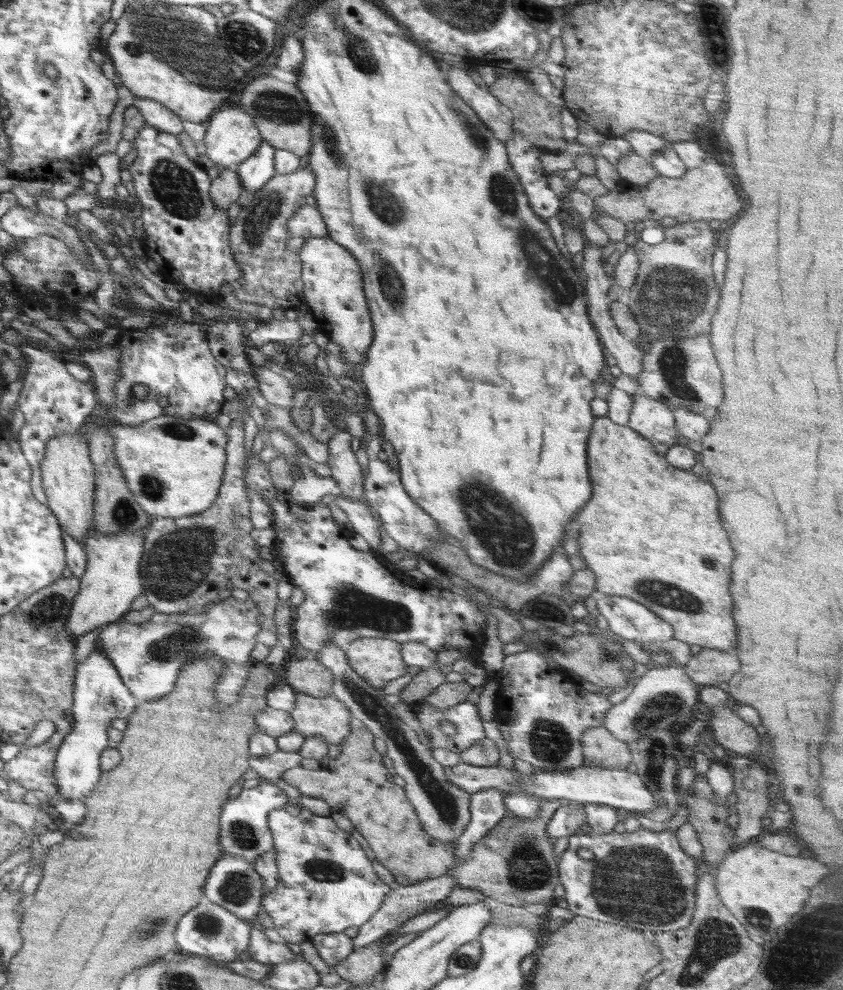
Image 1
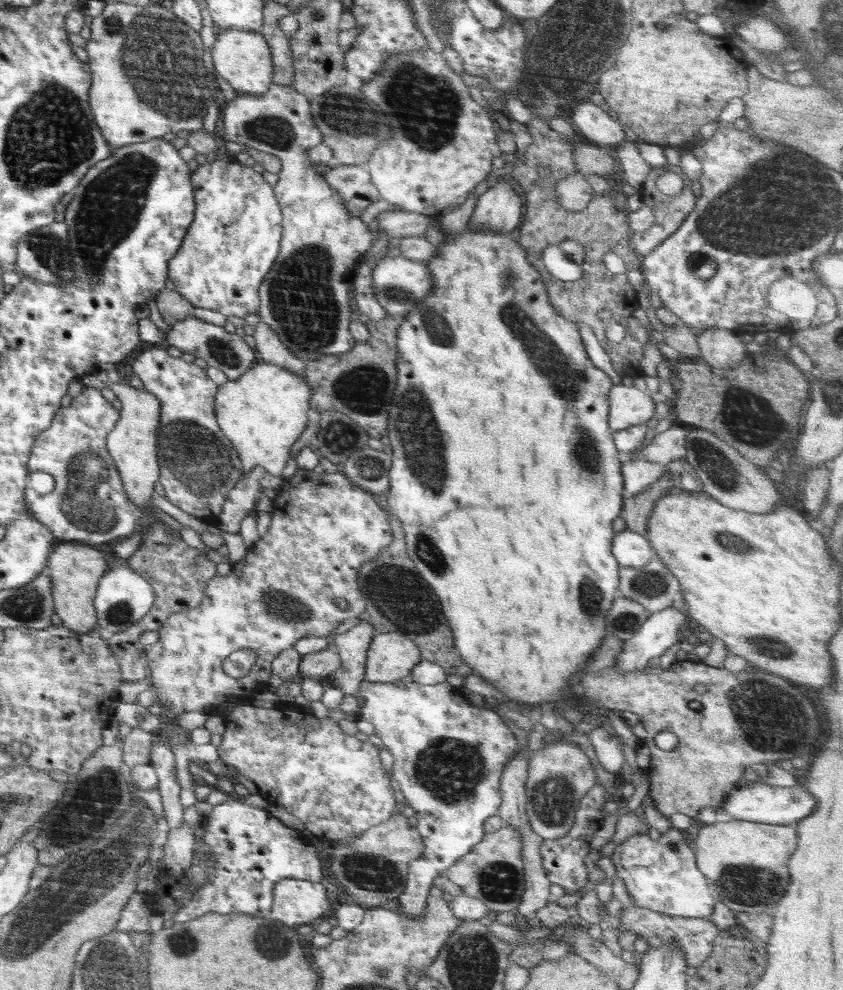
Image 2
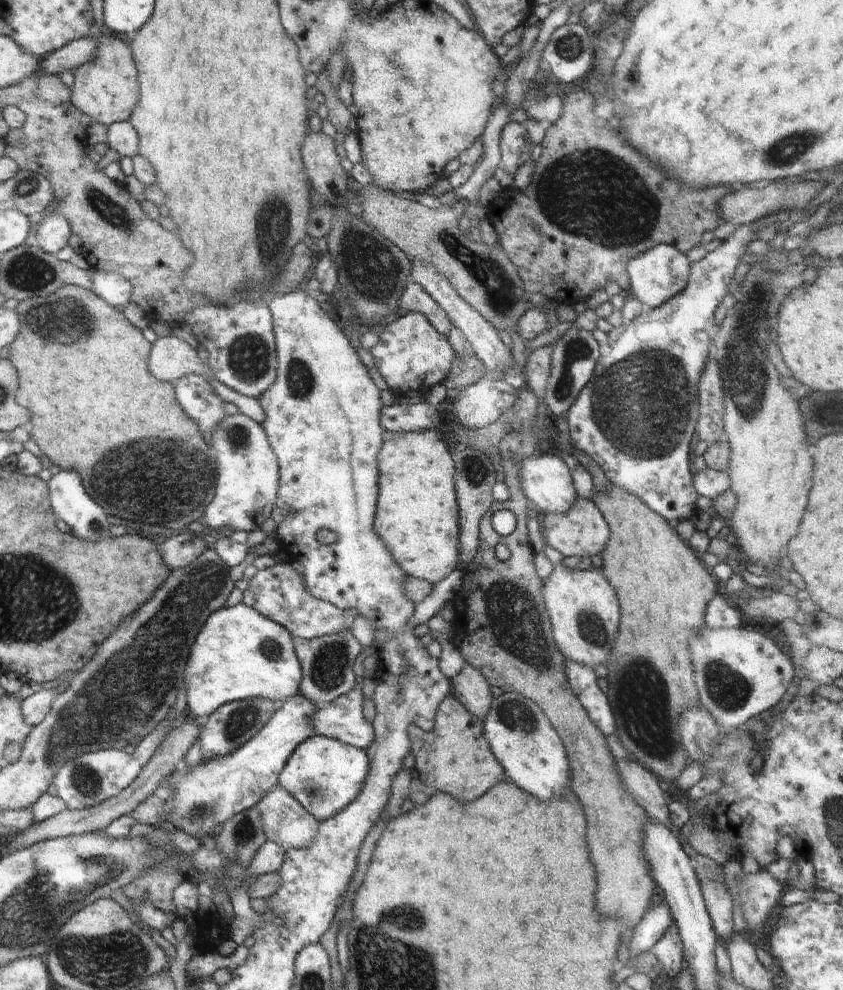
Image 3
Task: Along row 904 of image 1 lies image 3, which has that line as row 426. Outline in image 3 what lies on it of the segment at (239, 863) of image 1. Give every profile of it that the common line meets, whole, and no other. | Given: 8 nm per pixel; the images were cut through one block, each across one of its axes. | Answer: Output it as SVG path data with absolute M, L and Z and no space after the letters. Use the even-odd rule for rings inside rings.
M242 413L228 414L212 434L211 448L217 462L217 488L201 520L214 535L223 529L260 530L271 517L279 488L279 465L263 427Z

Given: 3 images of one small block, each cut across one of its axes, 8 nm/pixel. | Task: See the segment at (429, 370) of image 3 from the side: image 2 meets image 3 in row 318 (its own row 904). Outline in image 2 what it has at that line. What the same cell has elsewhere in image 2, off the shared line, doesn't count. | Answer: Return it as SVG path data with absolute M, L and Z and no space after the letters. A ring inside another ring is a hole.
M364 680L355 695L361 703L358 710L360 718L374 725L375 734L394 757L390 777L399 784L400 792L404 795L403 806L415 810L418 819L416 828L425 846L422 856L409 863L404 892L391 907L398 908L409 919L422 917L426 913L426 898L433 888L433 880L443 875L445 869L456 864L459 858L466 856L484 838L484 822L498 814L501 774L519 745L498 713L469 703L461 687L448 683L424 685L404 681L396 686L394 683L370 683Z

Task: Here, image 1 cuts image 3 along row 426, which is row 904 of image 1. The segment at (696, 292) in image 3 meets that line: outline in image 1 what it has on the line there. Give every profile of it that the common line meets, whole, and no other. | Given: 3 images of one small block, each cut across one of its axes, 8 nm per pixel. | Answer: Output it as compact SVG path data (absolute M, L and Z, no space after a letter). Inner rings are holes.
M640 827L637 831L624 833L576 832L569 836L568 847L557 861L559 882L566 890L564 899L568 903L568 910L575 916L622 925L650 936L666 931L680 931L681 928L686 928L692 923L696 908L697 878L699 878L694 872L699 868L700 859L686 854L680 848L677 836L670 830L654 832ZM579 848L592 850L594 858L590 861L581 859L576 853Z

